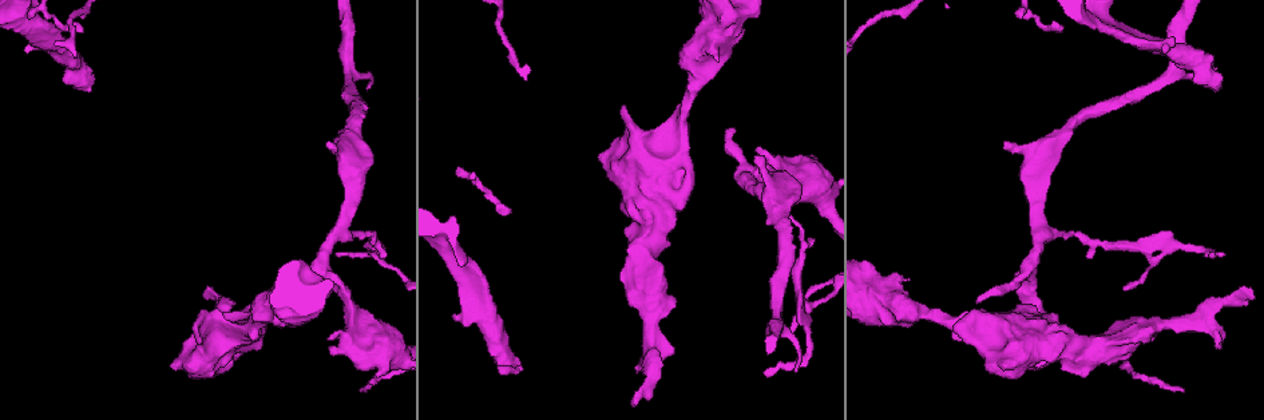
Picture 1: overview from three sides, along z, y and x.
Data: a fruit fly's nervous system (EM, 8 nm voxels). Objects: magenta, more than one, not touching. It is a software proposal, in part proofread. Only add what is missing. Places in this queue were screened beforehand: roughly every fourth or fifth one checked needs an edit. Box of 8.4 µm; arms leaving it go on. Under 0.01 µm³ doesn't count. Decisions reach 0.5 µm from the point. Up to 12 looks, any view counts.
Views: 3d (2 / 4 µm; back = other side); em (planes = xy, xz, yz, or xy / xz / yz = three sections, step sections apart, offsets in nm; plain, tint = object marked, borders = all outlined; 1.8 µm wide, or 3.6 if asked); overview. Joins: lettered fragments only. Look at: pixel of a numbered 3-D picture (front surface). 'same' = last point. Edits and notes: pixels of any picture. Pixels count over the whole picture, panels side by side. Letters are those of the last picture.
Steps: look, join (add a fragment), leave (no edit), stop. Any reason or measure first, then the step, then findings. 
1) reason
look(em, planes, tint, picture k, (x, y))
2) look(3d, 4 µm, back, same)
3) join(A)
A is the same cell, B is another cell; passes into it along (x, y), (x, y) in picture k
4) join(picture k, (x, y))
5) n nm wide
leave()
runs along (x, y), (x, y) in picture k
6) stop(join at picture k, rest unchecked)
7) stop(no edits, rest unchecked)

stops while still wide
look(em, planes, plain, picture 1, (327, 142))

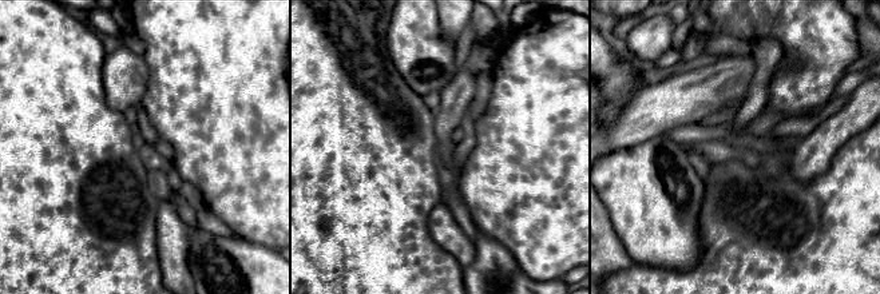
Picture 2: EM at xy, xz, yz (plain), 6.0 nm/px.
look(em, planes, tint, same)

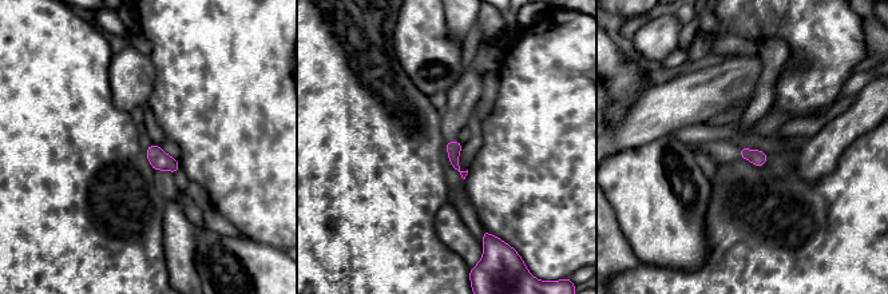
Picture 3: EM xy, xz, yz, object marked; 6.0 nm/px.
look(em, planes, borders, same)

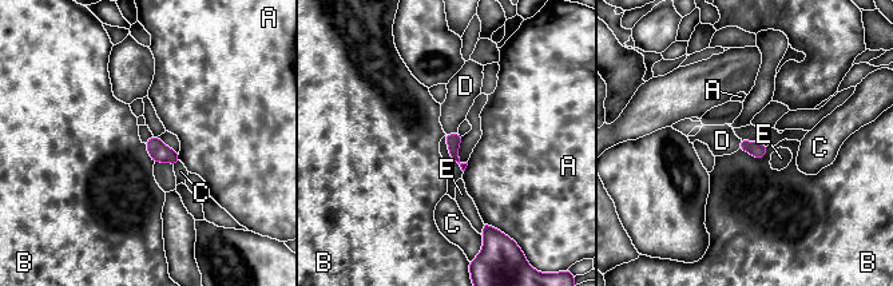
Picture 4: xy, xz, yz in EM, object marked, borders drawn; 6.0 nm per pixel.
join(D)
D is the same cell, A, B, C and E are other cells; the neuron continues

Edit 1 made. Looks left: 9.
see it whole again
look(overview)

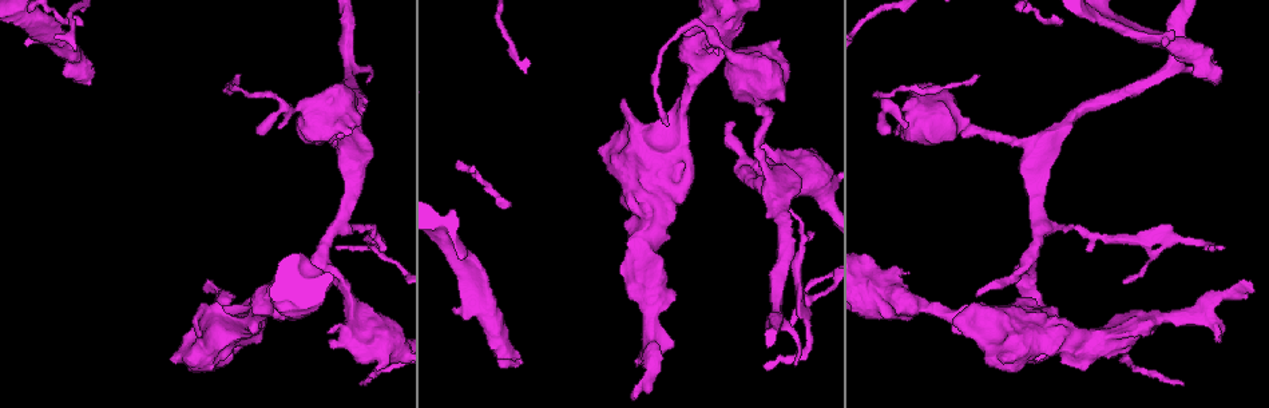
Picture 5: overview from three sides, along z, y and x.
thin neck
look(3d, 4 µm, picture 5, (806, 332))

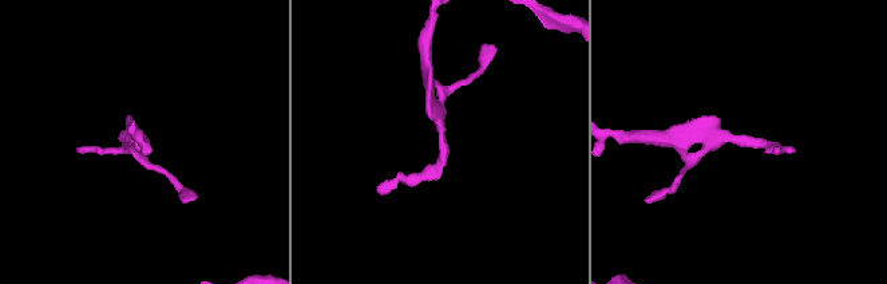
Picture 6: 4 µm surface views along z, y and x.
look(em, yz, step 8, borders, picture 6, (439, 142))

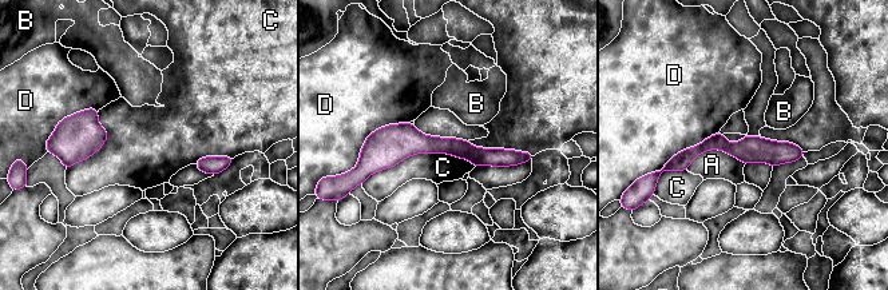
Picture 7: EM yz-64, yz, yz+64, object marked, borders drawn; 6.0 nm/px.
120 nm wide
leave()
A, B, C and D are other cells; border along (475, 166), (412, 154), (364, 182) in picture 7; none of them fits

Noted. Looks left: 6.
branch stops here
look(em, xy, step 16, tint, picture 5, (1216, 340))

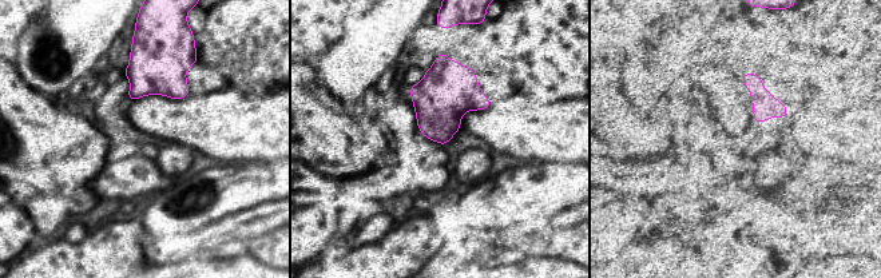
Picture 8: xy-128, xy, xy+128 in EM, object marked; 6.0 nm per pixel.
another direction
look(em, planes, borders, same)

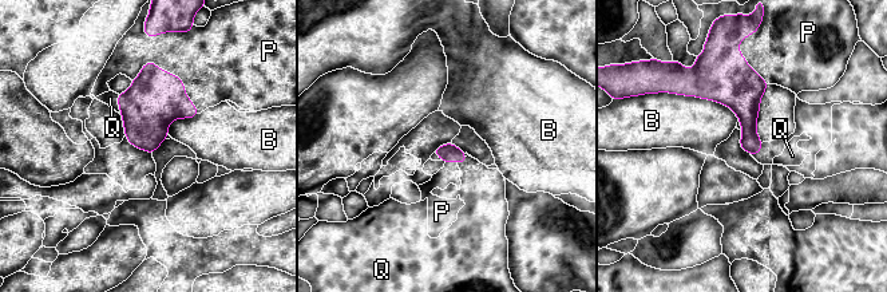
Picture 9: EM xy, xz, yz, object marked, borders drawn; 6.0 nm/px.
P touches over 460 nm
join(Q)
Q is the same cell, B and P are other cells; it goes on there

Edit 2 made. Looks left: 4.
sharp bend
look(em, planes, borders, picture 5, (742, 168))

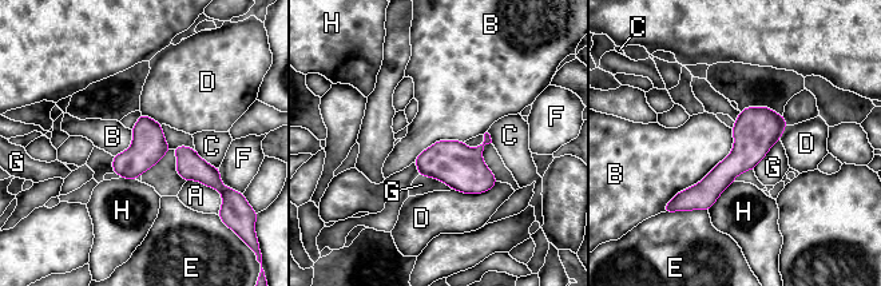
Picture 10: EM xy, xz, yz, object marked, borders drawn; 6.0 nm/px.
B touches over 600 nm
leave()
A, B, C, D, E, F, G and H are other cells; runs along (781, 119), (687, 207) in picture 10; none of them fits

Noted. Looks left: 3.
calibre changes
look(em, planes, plain, picture 5, (977, 332))

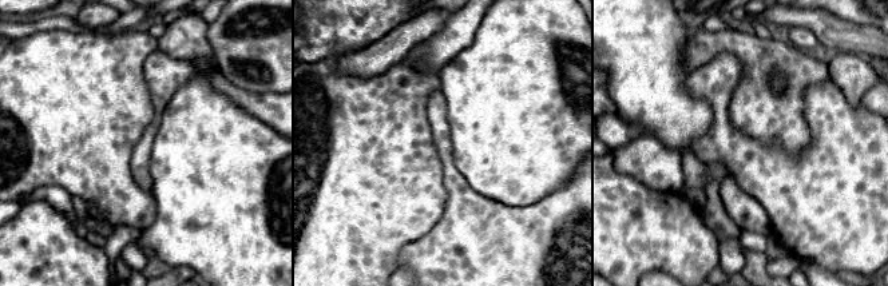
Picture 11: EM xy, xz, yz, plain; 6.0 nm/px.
see the neighbours
look(em, planes, borders, same)

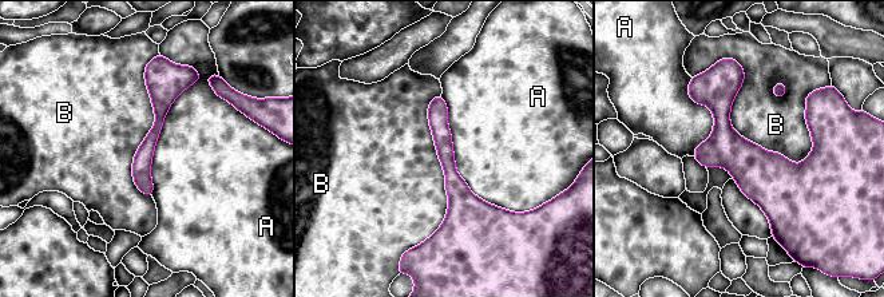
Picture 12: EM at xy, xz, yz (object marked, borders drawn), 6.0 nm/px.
leave()
A and B are other cells; runs along (737, 70), (722, 137), (775, 190), (775, 224) in picture 12; none of them fits

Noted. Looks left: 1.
stop(join at picture 4, join at picture 9, rest unchecked)

